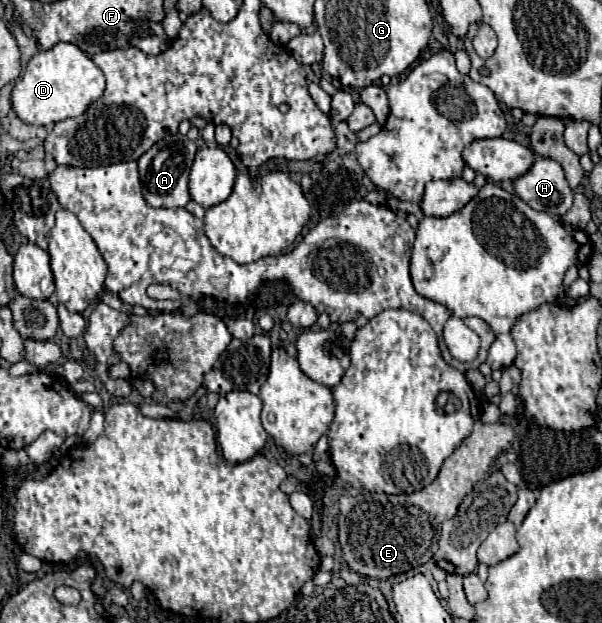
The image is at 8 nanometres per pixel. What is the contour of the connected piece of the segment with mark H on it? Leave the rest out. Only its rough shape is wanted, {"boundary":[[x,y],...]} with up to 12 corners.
{"boundary":[[536,158],[514,180],[534,210],[564,216],[572,188],[556,160]]}

